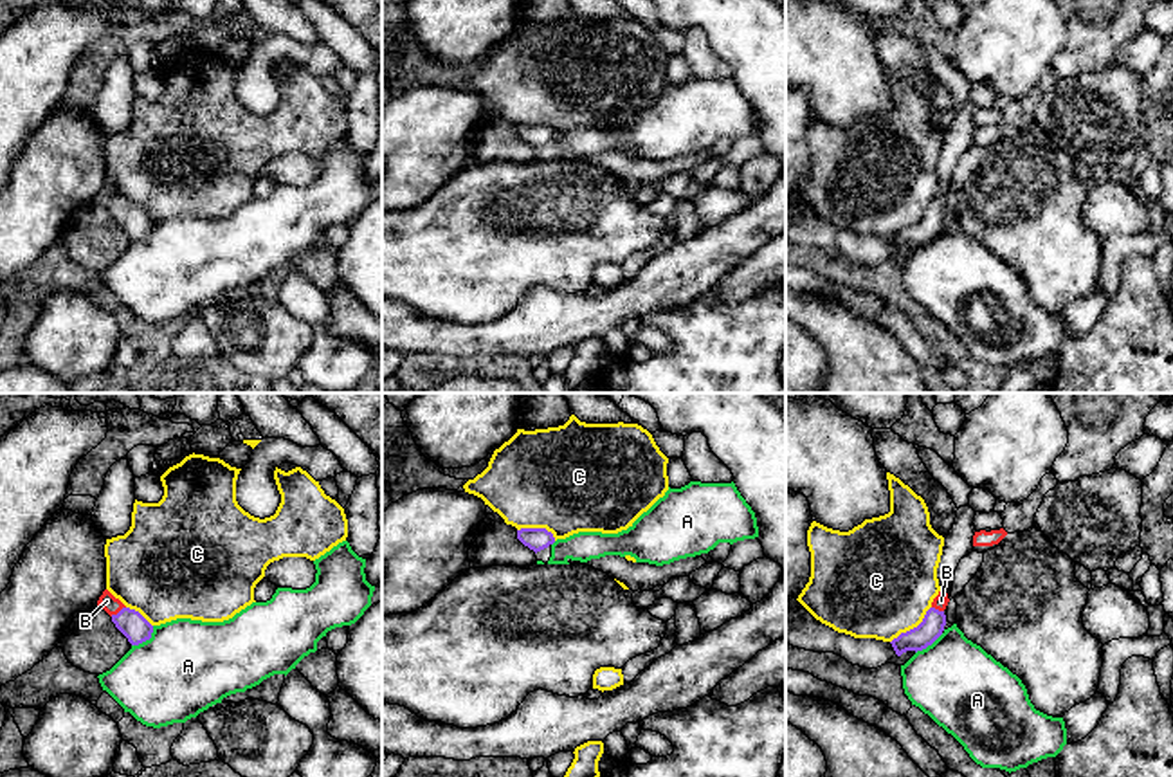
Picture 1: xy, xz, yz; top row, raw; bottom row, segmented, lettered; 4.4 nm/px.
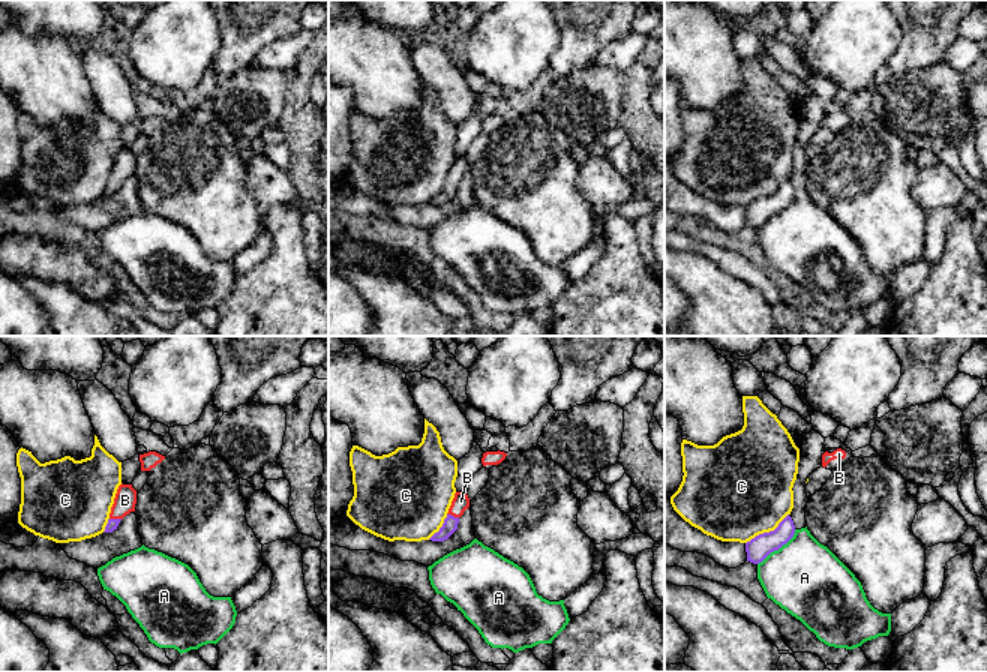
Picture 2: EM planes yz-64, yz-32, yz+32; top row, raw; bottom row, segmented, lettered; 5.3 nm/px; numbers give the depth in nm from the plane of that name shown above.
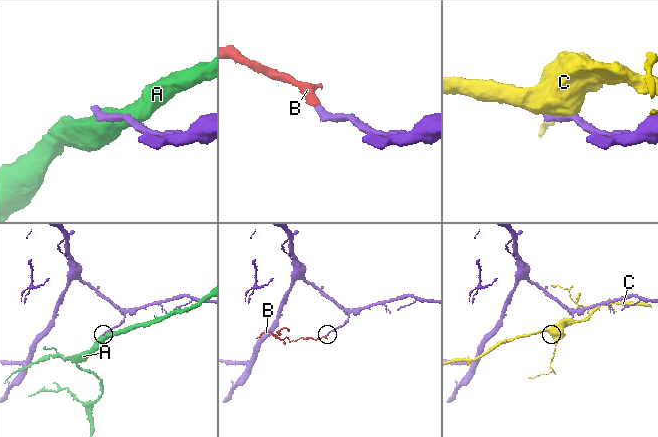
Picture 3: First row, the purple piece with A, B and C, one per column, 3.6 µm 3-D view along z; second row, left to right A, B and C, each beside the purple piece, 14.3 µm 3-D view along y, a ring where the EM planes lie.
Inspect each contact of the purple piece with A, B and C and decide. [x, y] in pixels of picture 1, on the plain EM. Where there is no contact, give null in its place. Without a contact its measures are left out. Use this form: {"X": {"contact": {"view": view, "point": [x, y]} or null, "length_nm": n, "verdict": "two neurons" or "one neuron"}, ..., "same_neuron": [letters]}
{"A": {"contact": {"view": "xy", "point": [146, 235]}, "length_nm": 140, "verdict": "two neurons"}, "B": {"contact": {"view": "xy", "point": [119, 208]}, "length_nm": 80, "verdict": "one neuron"}, "C": {"contact": {"view": "yz", "point": [914, 224]}, "length_nm": 240, "verdict": "two neurons"}, "same_neuron": ["B"]}

